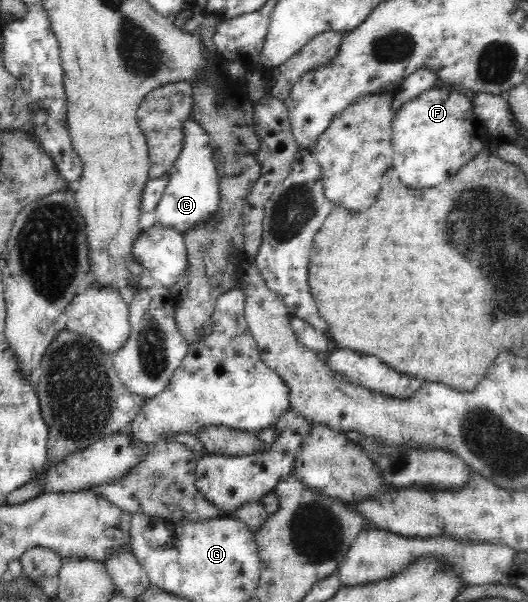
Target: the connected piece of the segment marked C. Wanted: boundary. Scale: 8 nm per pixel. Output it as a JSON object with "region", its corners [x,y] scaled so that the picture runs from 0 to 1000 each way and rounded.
{"region":[[[366,198],[345,203],[345,252],[320,282],[318,306],[295,341],[295,370],[330,379],[348,389],[371,375],[394,369],[409,355],[415,337],[415,296],[405,271],[405,246],[398,243],[396,223]]]}

